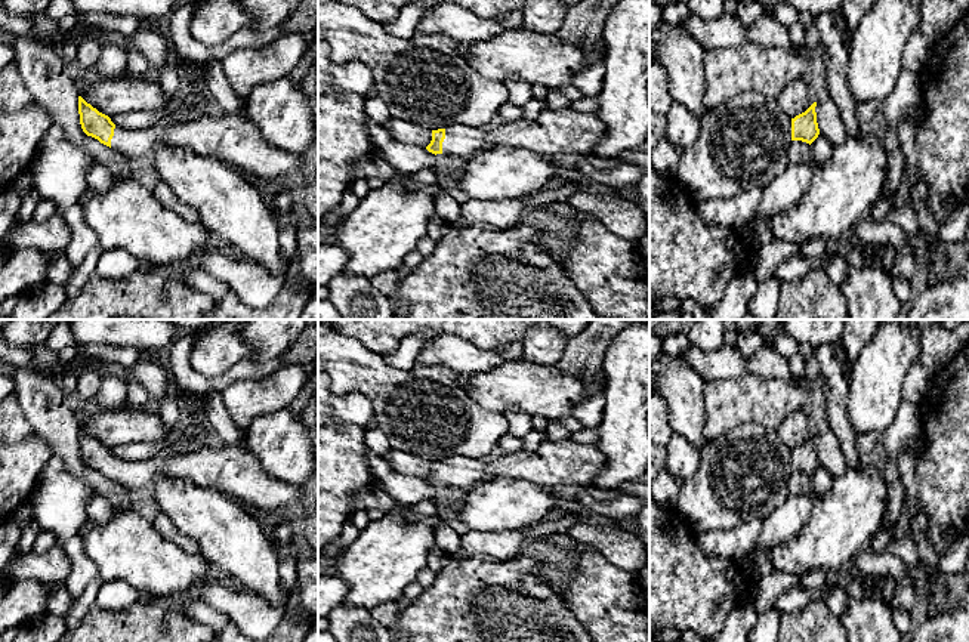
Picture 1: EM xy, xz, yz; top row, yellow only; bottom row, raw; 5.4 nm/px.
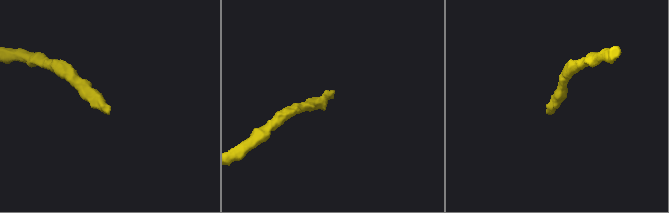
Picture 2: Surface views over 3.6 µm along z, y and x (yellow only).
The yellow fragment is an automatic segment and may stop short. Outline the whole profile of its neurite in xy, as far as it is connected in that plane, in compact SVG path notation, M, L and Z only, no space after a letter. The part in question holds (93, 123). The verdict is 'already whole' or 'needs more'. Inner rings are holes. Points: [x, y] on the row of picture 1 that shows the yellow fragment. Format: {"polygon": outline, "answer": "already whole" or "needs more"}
{"polygon": "M78 96L78 114L87 136L135 163L146 163L164 145L178 145L219 160L241 170L249 179L275 185L278 189L294 189L296 182L308 172L300 154L268 143L246 112L201 115L191 123L170 127L129 130L115 126L108 115Z", "answer": "needs more"}

